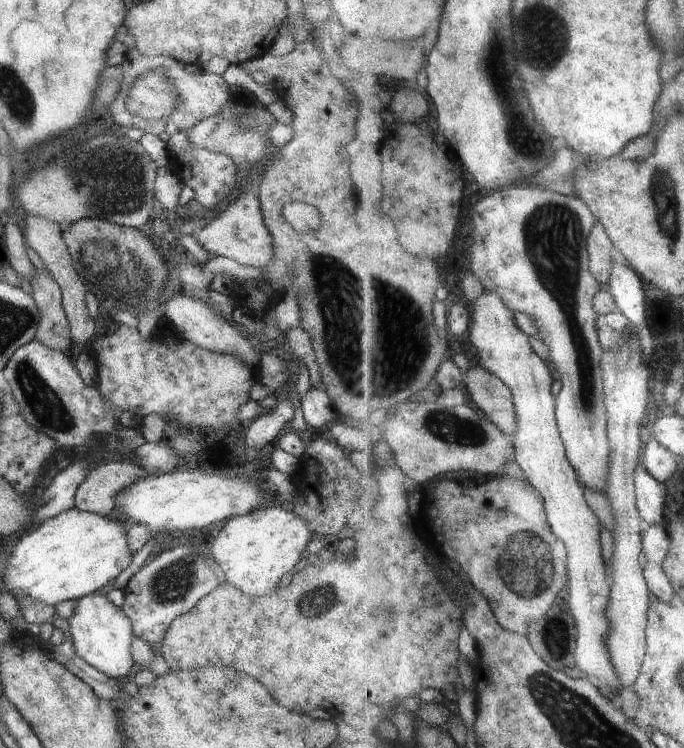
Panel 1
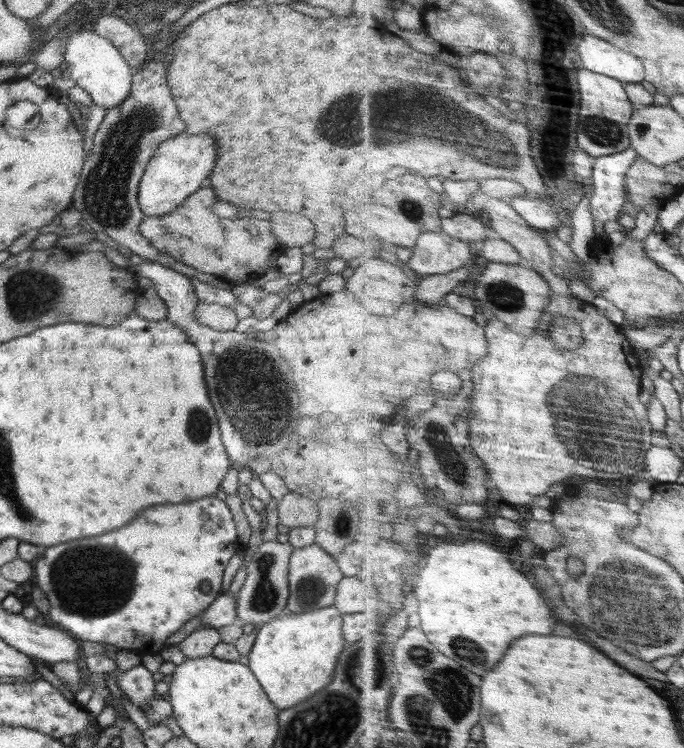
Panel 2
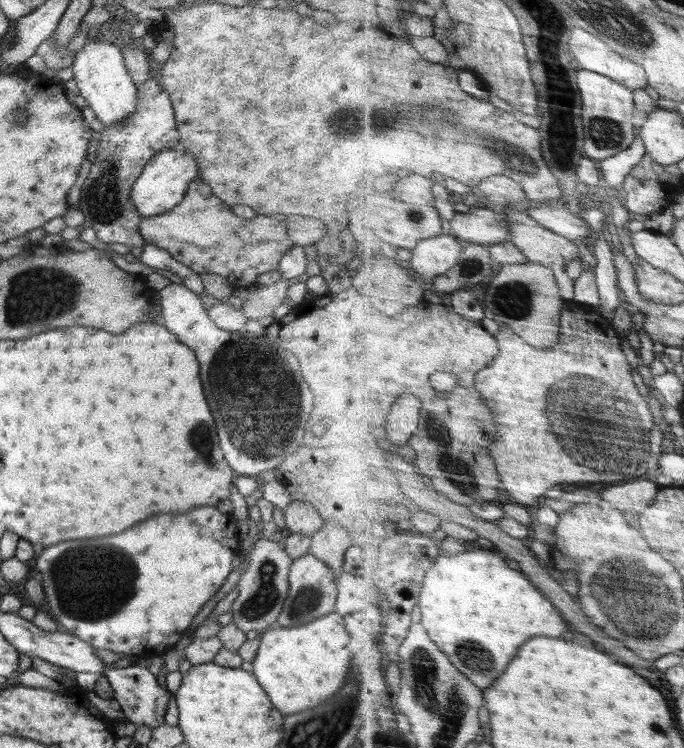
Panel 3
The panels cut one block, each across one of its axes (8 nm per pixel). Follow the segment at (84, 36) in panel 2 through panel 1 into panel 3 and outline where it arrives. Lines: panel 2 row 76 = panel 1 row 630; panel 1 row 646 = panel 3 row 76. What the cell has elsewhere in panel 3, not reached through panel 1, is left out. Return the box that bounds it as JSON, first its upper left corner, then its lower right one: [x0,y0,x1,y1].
[71,38,138,124]

